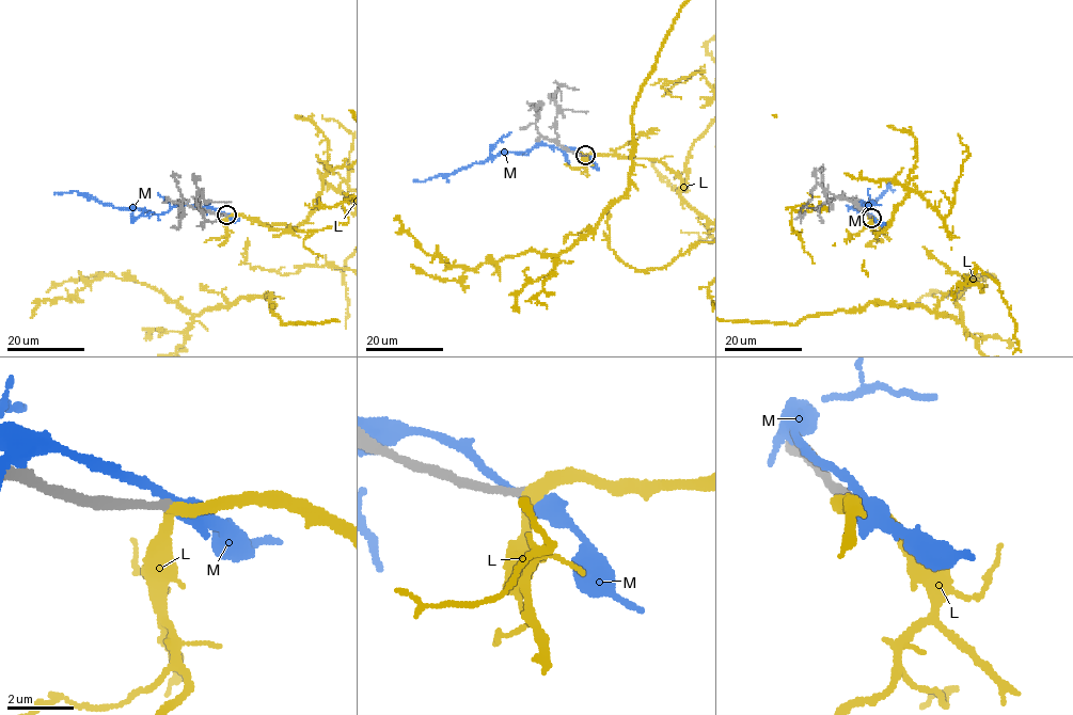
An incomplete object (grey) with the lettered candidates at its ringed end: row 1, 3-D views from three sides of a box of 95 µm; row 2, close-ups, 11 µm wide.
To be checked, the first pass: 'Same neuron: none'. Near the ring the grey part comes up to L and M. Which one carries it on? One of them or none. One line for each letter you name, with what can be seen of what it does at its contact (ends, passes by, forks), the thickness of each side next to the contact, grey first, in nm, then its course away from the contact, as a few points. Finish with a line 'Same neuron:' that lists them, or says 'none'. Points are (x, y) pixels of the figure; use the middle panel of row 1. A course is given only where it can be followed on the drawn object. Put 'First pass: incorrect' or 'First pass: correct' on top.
First pass: incorrect
L: It passes by. Thickness 260 nm (grey) against 320 nm
Same neuron: L

